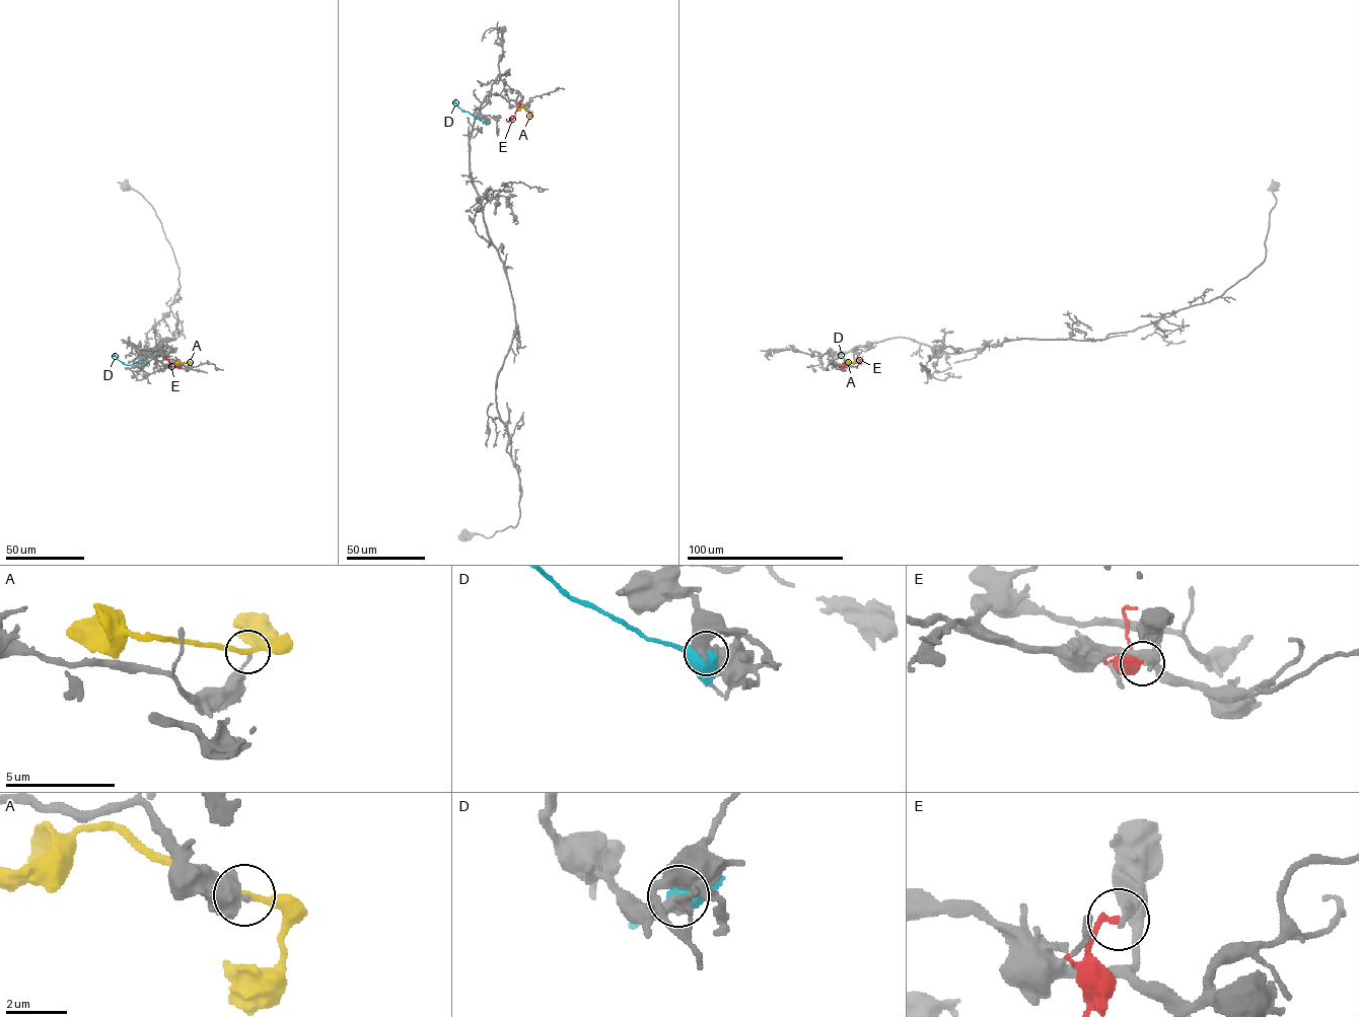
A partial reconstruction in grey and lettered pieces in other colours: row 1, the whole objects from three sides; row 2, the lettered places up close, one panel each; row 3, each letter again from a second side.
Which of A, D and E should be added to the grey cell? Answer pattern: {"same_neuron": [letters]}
{"same_neuron": []}

